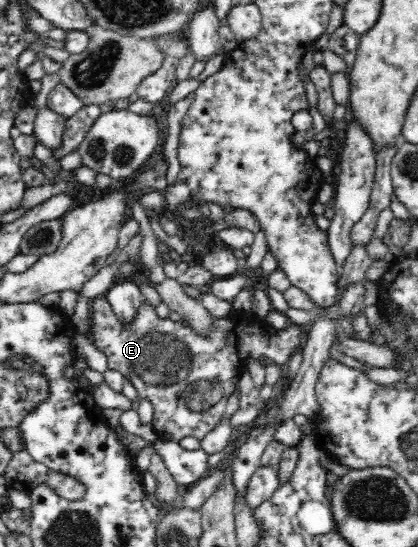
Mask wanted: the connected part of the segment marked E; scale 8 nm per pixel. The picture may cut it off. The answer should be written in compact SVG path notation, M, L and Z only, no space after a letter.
M104 293L93 298L92 303L90 303L90 309L92 309L92 313L89 313L90 321L92 321L92 322L90 325L89 333L87 335L88 335L88 337L90 337L90 339L92 339L92 345L94 345L94 347L96 347L96 349L100 350L100 352L102 352L102 354L104 354L104 356L106 356L109 370L117 371L118 373L121 373L125 377L125 379L128 379L128 381L130 381L130 383L132 383L132 385L134 385L134 387L136 388L139 400L147 399L148 401L150 401L150 403L152 403L153 418L152 418L150 425L152 426L152 429L154 430L156 439L160 439L162 441L173 441L173 442L178 441L179 442L183 437L186 437L186 436L194 436L194 437L197 437L198 439L203 438L208 433L208 431L210 431L214 426L216 426L218 423L220 423L220 419L223 417L224 414L226 414L226 412L225 412L226 405L228 405L228 401L230 401L230 397L234 397L234 395L236 395L236 397L238 397L238 399L240 399L240 395L242 395L242 393L240 393L240 387L238 387L238 381L240 381L240 376L242 375L242 373L244 371L249 371L249 369L254 364L256 364L256 366L262 366L262 368L264 368L264 372L265 372L266 361L270 361L270 363L274 363L274 365L278 365L278 367L280 367L281 369L283 369L283 371L285 371L285 369L289 363L290 356L293 355L295 352L297 352L300 349L300 347L302 347L304 345L304 342L306 341L306 336L307 336L307 329L303 326L299 326L298 324L289 323L288 326L286 328L283 328L282 330L273 329L270 326L268 326L268 324L266 324L262 320L262 317L260 317L253 310L250 312L246 312L246 311L238 311L238 309L233 308L232 311L230 311L230 313L228 313L228 315L226 315L226 317L215 317L215 316L212 316L208 312L208 316L210 316L210 325L208 325L208 329L206 329L206 331L204 331L204 333L201 333L201 331L196 331L190 325L183 325L181 322L174 322L172 320L170 320L168 318L168 316L160 317L159 313L156 311L154 302L150 302L150 301L149 301L149 303L144 303L144 304L140 305L140 307L138 307L138 309L136 309L136 313L134 313L134 315L132 315L132 317L130 317L130 321L126 321L125 319L120 319L116 315L116 312L113 310L111 303L108 301L108 298L107 298L106 294L104 294Z

